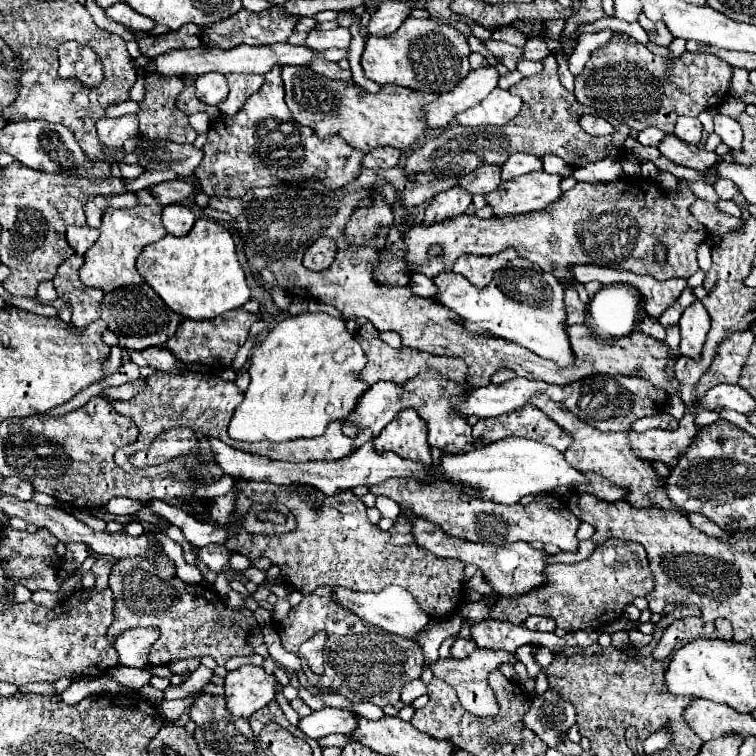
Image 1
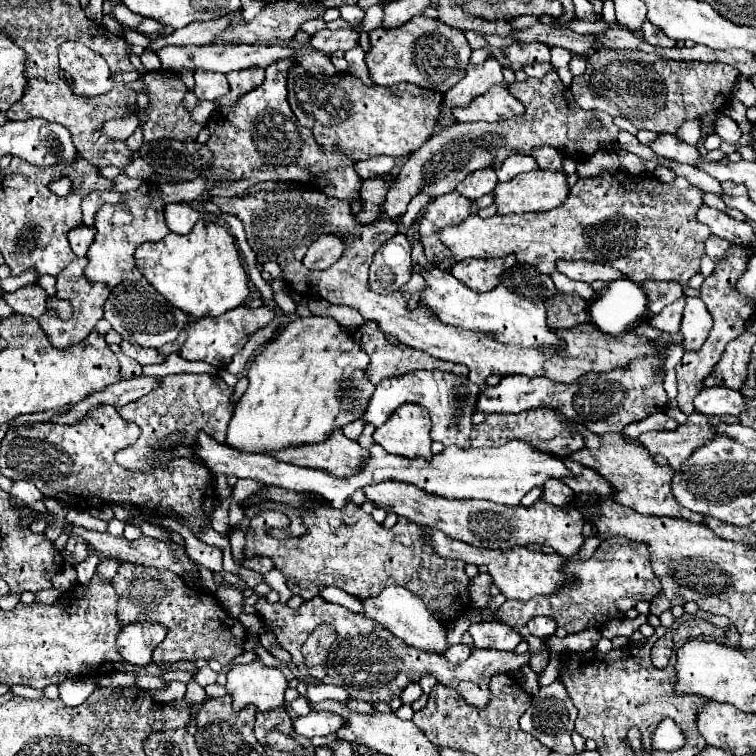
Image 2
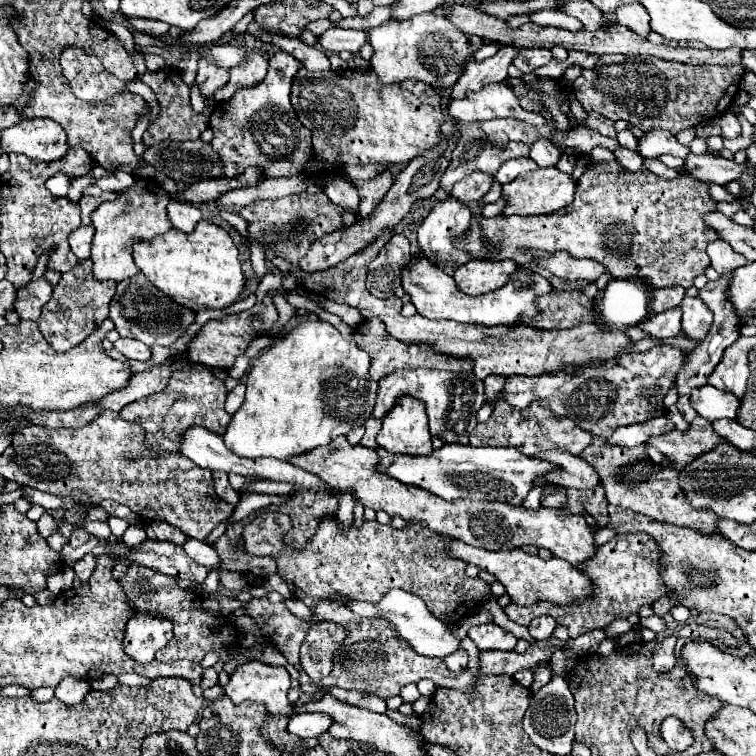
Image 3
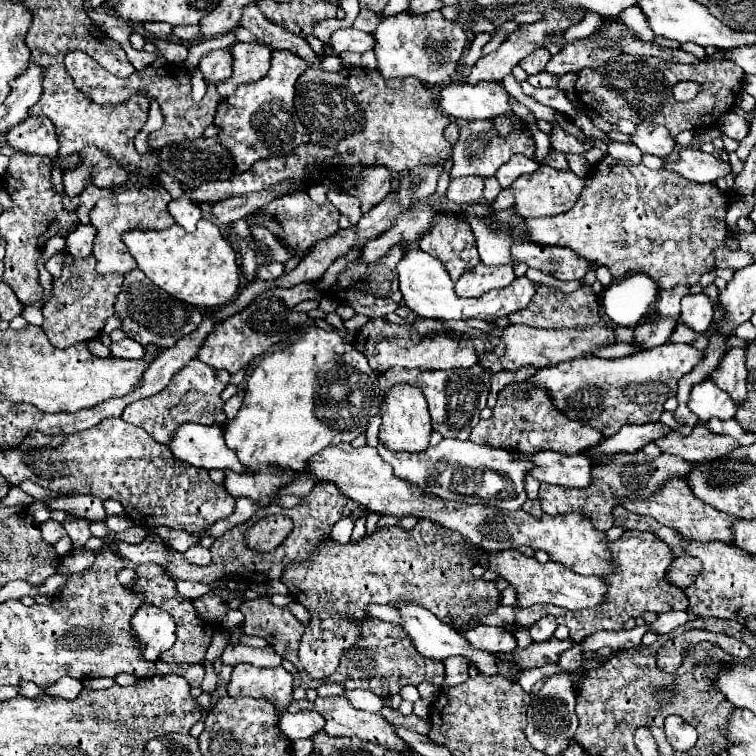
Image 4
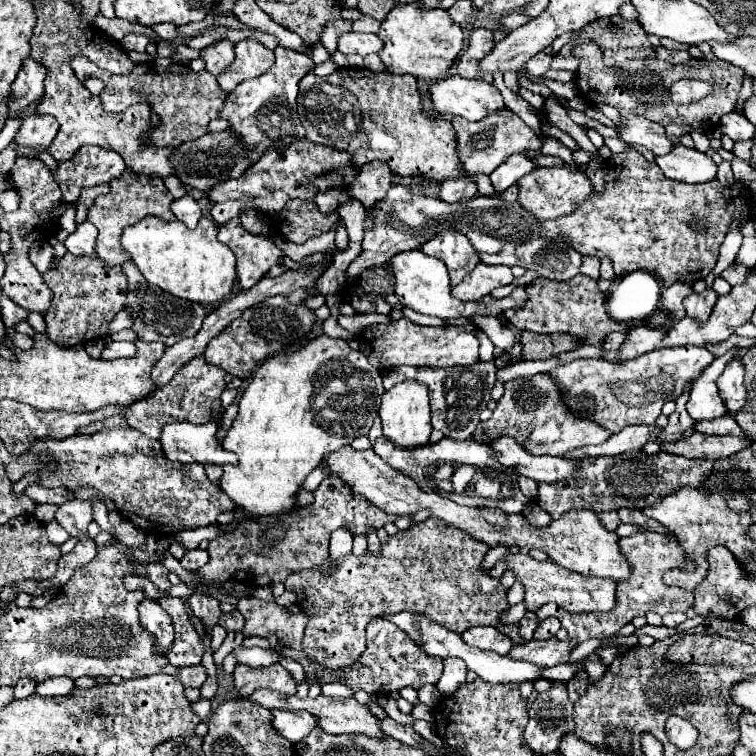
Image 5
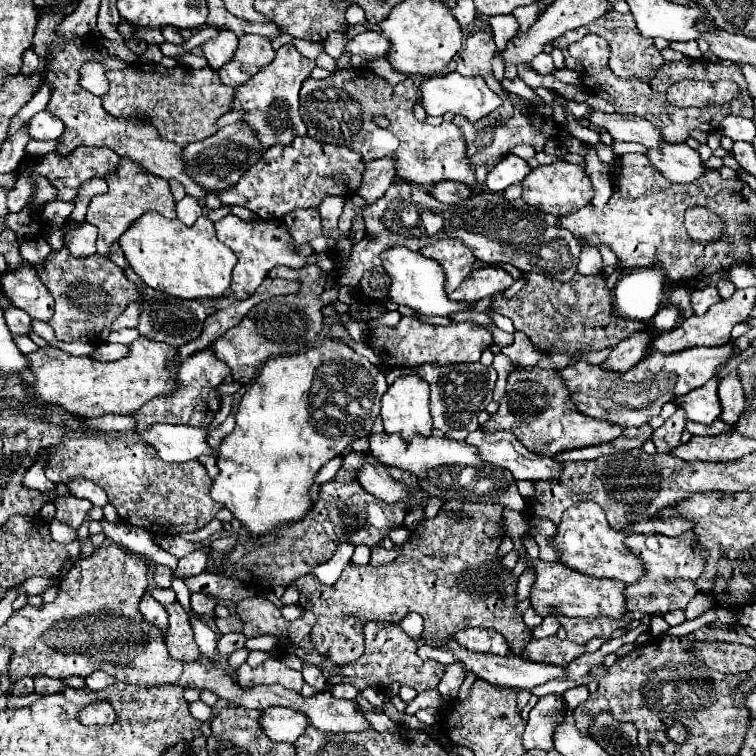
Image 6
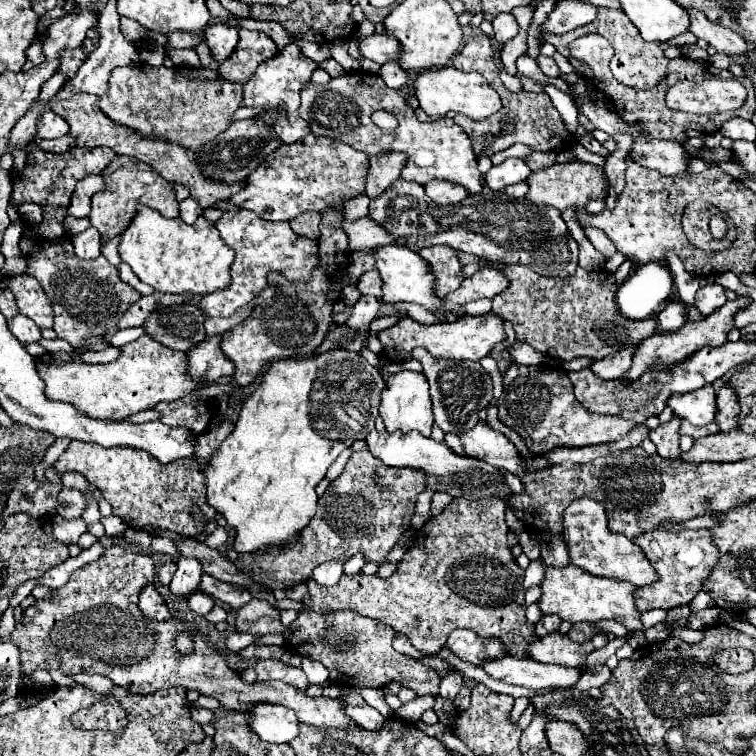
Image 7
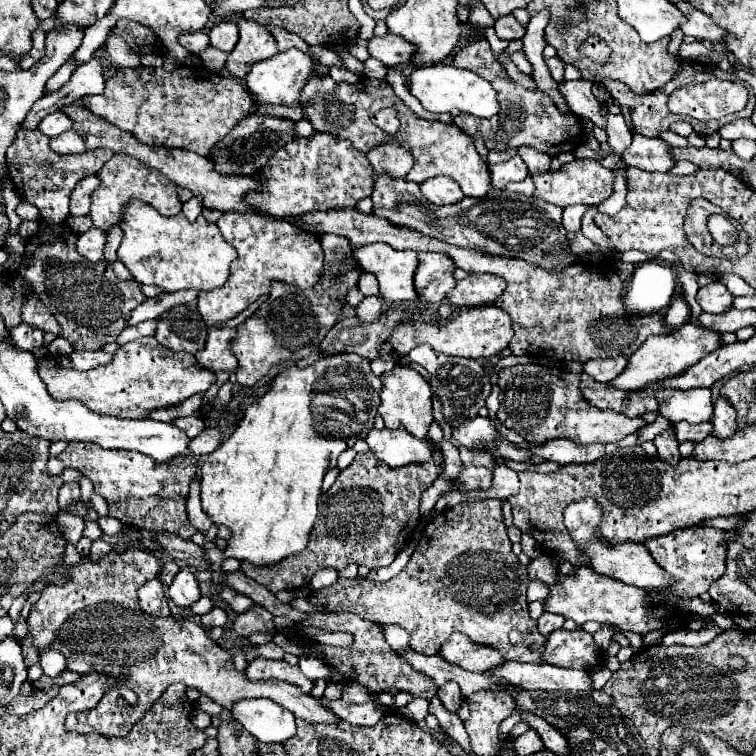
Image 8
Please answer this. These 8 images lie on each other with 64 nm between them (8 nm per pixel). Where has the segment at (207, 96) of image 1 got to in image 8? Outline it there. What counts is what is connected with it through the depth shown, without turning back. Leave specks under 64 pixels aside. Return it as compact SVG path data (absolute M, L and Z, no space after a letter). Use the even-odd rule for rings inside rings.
M218 22L208 30L208 36L210 36L210 46L222 52L232 52L232 48L238 42L238 26L234 22Z

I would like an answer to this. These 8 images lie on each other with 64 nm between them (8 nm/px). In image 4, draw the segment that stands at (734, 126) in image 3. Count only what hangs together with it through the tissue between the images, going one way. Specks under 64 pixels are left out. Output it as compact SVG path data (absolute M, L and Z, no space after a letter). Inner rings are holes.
M726 112L724 116L720 116L718 126L732 140L744 140L748 134L748 122L734 112Z

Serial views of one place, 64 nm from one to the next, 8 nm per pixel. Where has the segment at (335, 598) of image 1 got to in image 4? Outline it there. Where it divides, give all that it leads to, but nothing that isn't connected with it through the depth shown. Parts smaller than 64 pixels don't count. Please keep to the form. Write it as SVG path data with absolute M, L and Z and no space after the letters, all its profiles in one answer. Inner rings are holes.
M396 600L394 610L400 614L404 632L408 634L408 638L410 638L412 644L414 644L414 648L416 648L422 656L432 658L432 660L446 660L448 656L460 654L460 656L466 656L470 662L474 662L474 664L478 666L478 670L484 672L484 674L504 674L504 676L508 676L508 678L514 678L514 676L518 674L518 670L514 670L510 664L498 664L494 654L480 652L480 650L472 648L472 646L464 640L464 636L460 636L458 630L454 630L454 628L448 626L448 624L442 624L442 622L440 622L430 610L426 610L424 606L420 606L420 604L416 604L416 602L410 602L410 600Z

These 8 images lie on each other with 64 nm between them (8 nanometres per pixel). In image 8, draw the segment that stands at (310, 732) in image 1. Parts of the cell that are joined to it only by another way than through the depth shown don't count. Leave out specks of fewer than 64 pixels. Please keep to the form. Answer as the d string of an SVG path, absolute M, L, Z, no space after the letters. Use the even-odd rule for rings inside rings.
M240 700L232 708L232 716L260 742L282 744L296 736L294 714L272 700Z

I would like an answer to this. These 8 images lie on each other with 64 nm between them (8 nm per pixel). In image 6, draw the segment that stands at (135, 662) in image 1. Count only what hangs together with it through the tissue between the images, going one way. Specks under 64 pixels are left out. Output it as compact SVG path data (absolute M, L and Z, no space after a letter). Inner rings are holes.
M148 592L140 600L140 612L146 622L154 624L162 634L168 632L168 612L160 602L156 602Z

